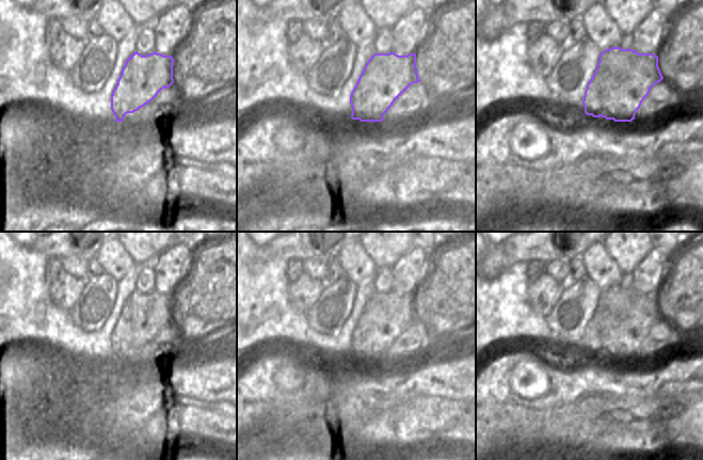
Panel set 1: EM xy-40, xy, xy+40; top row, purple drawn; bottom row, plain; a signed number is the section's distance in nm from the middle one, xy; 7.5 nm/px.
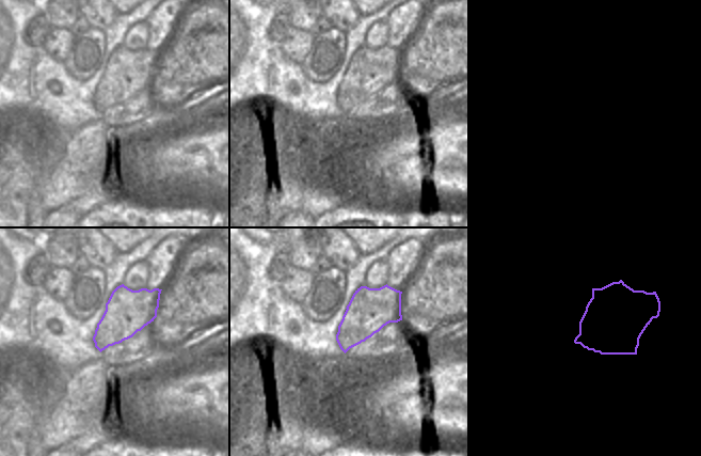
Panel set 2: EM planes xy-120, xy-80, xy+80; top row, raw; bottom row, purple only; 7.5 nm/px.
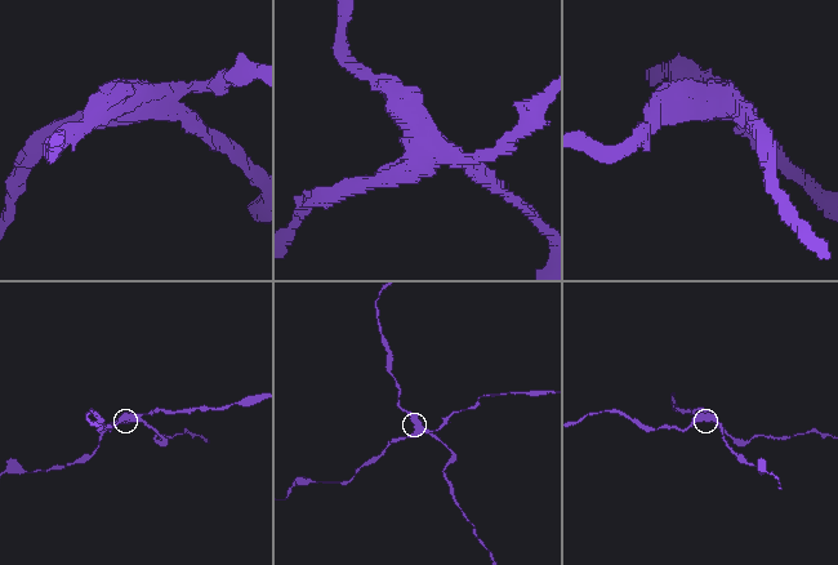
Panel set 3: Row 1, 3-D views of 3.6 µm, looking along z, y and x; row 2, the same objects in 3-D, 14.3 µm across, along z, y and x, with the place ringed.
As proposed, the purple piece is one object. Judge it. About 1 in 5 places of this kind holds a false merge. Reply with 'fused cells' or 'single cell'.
fused cells

